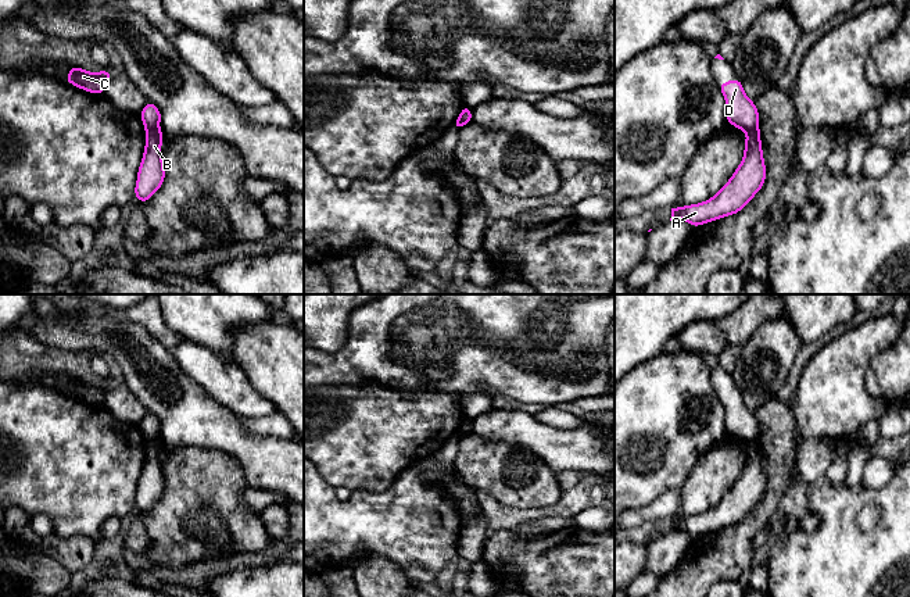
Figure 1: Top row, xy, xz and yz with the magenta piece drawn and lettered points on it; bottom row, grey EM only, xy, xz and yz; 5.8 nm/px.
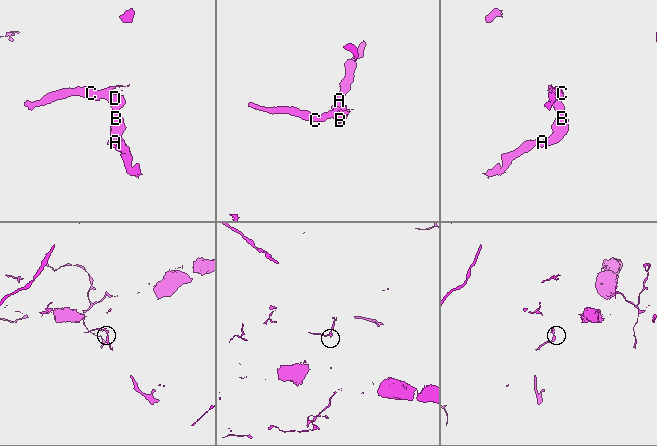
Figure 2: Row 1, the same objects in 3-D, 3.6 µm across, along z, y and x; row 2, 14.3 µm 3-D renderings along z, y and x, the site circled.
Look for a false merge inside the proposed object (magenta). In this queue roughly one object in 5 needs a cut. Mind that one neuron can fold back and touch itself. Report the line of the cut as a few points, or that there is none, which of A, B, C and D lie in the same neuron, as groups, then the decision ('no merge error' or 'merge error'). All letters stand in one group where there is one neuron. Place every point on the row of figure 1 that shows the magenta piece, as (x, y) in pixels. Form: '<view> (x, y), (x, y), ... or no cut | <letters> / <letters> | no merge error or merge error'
xy (146, 127), (157, 129) | A B / C D | merge error

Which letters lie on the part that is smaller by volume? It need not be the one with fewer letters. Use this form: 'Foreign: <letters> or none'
Foreign: A, B

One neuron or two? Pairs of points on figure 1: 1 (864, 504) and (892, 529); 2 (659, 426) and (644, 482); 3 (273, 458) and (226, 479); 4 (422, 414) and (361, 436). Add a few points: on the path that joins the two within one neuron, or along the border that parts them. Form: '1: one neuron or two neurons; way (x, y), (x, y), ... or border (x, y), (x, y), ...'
1: one neuron; way (871, 511), (885, 525)
2: one neuron; way (672, 442), (666, 465), (659, 472)
3: two neurons; border (219, 450), (237, 460), (247, 485)
4: one neuron; way (407, 429), (376, 432)

